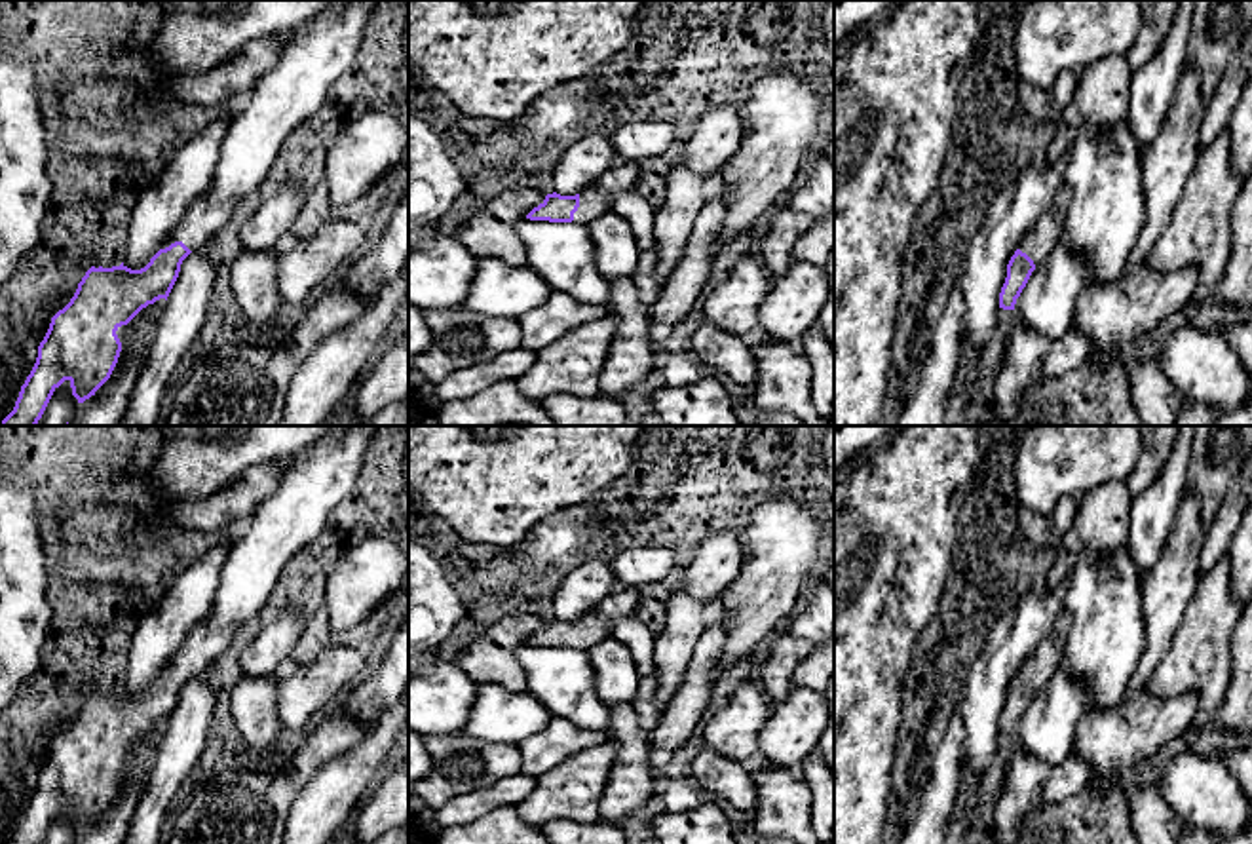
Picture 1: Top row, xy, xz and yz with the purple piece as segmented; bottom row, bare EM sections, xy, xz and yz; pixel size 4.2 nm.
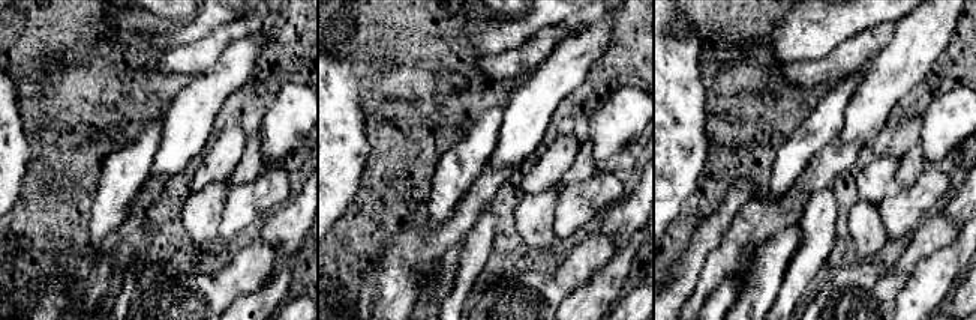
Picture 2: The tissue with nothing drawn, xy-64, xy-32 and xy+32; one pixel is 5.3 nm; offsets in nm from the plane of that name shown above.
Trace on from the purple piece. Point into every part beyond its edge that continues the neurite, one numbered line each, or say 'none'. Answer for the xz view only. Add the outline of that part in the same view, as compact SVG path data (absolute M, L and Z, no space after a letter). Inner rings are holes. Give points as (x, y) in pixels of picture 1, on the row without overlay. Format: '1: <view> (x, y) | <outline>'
1: xz (595, 626) | M623 587L610 593L600 604L579 618L574 648L587 652L593 644L608 639L616 620L635 616L636 601L636 589Z

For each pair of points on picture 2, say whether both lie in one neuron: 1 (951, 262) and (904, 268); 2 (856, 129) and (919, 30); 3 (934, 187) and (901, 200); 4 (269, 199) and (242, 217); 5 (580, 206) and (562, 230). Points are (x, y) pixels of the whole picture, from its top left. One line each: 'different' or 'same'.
1: different
2: same
3: same
4: same
5: same

